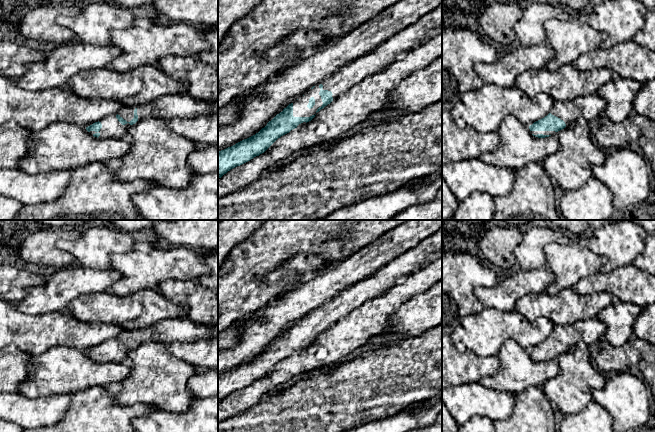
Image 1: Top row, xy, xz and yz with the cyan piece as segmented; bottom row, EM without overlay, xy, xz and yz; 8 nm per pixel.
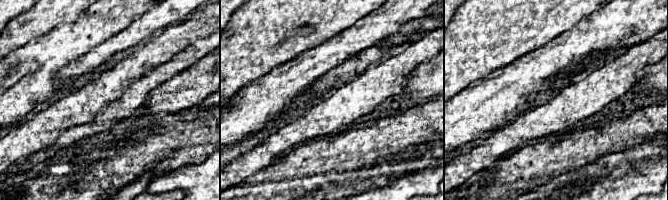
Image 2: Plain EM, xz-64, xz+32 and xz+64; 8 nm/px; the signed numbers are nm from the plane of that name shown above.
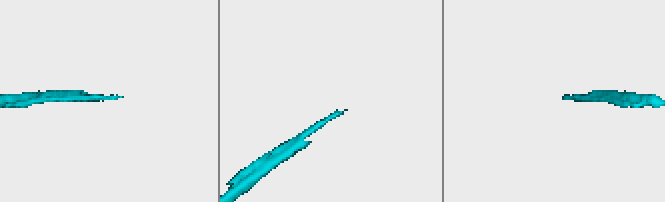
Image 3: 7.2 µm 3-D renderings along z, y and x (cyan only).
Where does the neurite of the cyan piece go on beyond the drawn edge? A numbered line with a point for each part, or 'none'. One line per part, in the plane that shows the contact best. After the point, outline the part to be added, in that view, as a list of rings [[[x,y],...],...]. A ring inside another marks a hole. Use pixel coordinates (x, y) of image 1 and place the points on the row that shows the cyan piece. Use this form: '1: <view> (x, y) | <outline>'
1: xz (344, 79) | [[[439,6],[434,11],[428,13],[424,17],[420,18],[419,21],[412,26],[407,27],[405,30],[399,32],[395,36],[393,36],[391,39],[387,40],[386,42],[382,43],[377,49],[373,50],[372,52],[356,59],[353,64],[346,65],[339,69],[337,72],[320,82],[319,84],[315,85],[313,89],[310,89],[304,96],[301,96],[298,100],[295,100],[293,102],[293,116],[294,117],[310,117],[312,115],[316,114],[316,111],[319,107],[322,106],[323,102],[321,99],[321,96],[319,95],[320,88],[319,85],[323,85],[323,90],[328,90],[332,92],[333,101],[340,97],[342,94],[346,93],[348,90],[350,90],[353,86],[363,81],[365,78],[367,78],[370,75],[376,74],[382,70],[384,70],[386,67],[391,65],[393,62],[397,61],[399,58],[405,56],[409,51],[413,50],[414,48],[424,44],[428,40],[431,39],[431,32],[435,31],[436,33],[442,32],[442,6]]]

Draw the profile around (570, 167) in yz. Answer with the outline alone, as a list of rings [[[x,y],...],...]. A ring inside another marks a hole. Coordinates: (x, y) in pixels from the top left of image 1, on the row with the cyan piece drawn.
[[[578,117],[557,132],[559,149],[543,164],[551,181],[564,191],[576,190],[592,177],[592,168],[604,162],[606,153],[592,140],[589,121]]]

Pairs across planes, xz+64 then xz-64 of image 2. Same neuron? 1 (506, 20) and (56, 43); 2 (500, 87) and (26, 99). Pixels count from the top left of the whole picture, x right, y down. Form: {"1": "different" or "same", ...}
{"1": "different", "2": "different"}

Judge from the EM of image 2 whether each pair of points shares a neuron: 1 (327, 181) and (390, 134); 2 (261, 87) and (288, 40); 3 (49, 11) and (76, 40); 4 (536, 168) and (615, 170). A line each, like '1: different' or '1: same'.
1: same
2: different
3: different
4: different

